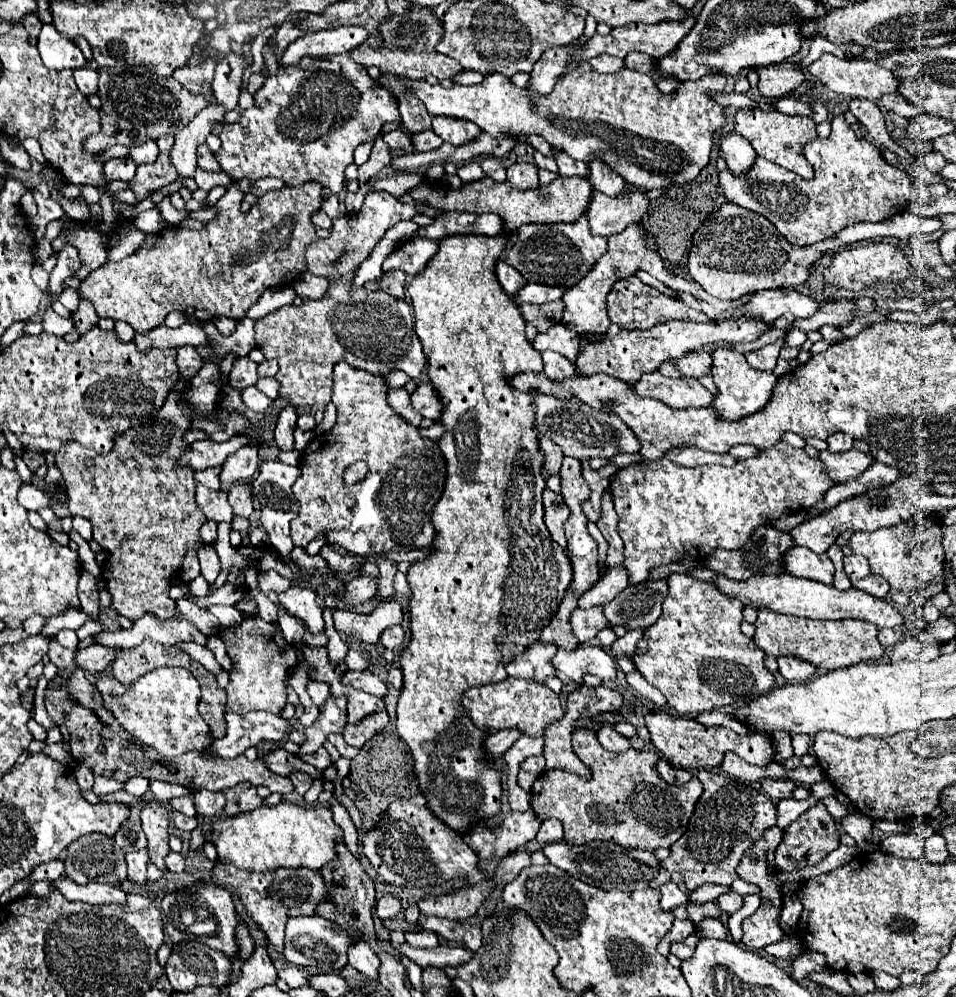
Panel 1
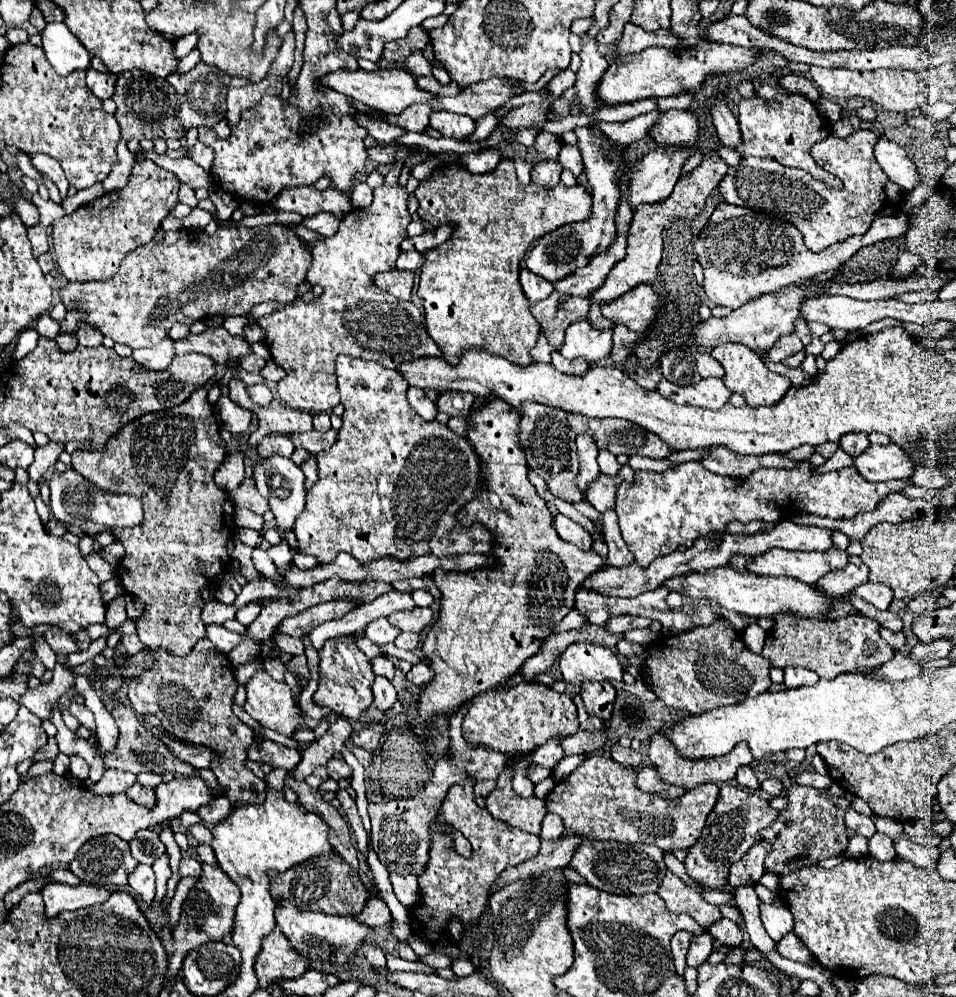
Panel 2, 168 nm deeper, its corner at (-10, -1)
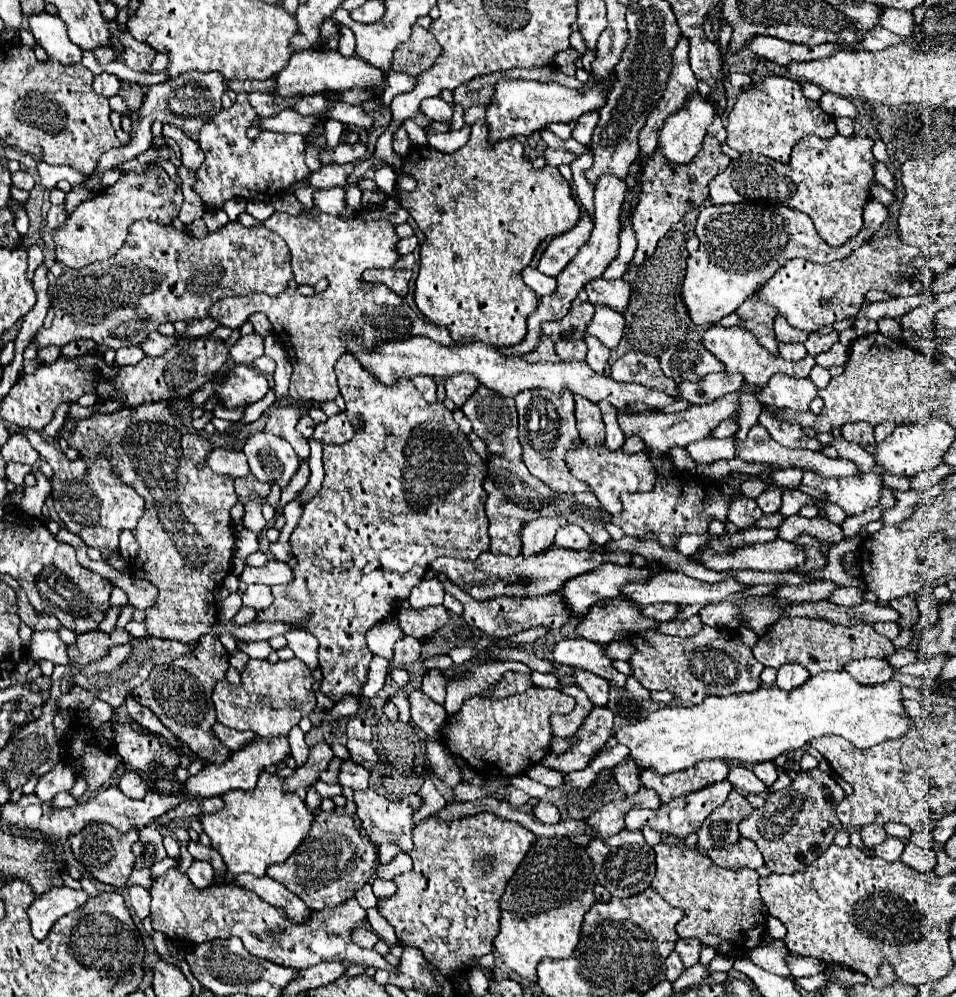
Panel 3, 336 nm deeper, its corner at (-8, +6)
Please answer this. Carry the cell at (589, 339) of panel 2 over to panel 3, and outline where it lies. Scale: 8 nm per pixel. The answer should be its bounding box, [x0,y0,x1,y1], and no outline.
[587,305,625,349]

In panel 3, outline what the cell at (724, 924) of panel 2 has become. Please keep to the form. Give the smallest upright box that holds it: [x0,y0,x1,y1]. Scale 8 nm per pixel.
[747,939,791,979]

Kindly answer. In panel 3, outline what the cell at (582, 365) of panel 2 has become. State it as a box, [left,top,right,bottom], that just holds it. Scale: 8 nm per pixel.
[555,339,587,361]

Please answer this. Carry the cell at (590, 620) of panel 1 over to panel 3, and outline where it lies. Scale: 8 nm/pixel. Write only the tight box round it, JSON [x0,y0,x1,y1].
[643,603,679,621]

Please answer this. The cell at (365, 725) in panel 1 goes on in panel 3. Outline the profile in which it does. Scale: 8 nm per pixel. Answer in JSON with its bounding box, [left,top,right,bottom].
[347,717,371,741]

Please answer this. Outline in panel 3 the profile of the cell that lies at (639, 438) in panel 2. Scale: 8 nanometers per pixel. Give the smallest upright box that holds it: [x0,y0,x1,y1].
[619,385,761,453]

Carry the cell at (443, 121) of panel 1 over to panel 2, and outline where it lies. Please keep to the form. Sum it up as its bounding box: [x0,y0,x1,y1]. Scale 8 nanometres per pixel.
[429,110,475,140]

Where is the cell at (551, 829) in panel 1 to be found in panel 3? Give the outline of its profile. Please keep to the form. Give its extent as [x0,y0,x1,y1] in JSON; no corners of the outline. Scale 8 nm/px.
[533,799,559,825]

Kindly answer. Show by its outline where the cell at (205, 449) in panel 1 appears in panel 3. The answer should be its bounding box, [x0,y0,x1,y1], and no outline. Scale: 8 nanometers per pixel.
[313,411,353,443]

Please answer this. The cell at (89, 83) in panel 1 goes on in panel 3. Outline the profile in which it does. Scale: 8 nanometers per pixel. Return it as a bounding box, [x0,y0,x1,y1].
[93,73,121,99]

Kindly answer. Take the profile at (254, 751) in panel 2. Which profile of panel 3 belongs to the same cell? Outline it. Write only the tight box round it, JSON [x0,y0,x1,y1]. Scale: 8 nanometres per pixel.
[215,723,255,749]

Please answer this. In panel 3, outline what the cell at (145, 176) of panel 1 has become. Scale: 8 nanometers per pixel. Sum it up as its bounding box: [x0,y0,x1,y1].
[53,167,183,269]

